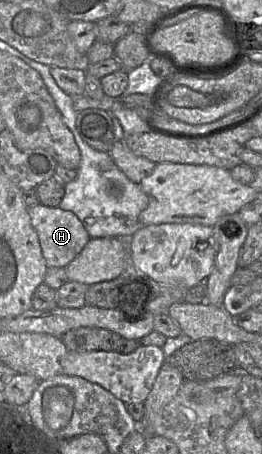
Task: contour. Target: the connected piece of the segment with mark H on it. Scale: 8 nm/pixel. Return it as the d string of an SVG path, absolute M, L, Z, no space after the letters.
M37 204L28 207L47 267L65 268L85 247L90 236L71 211Z

